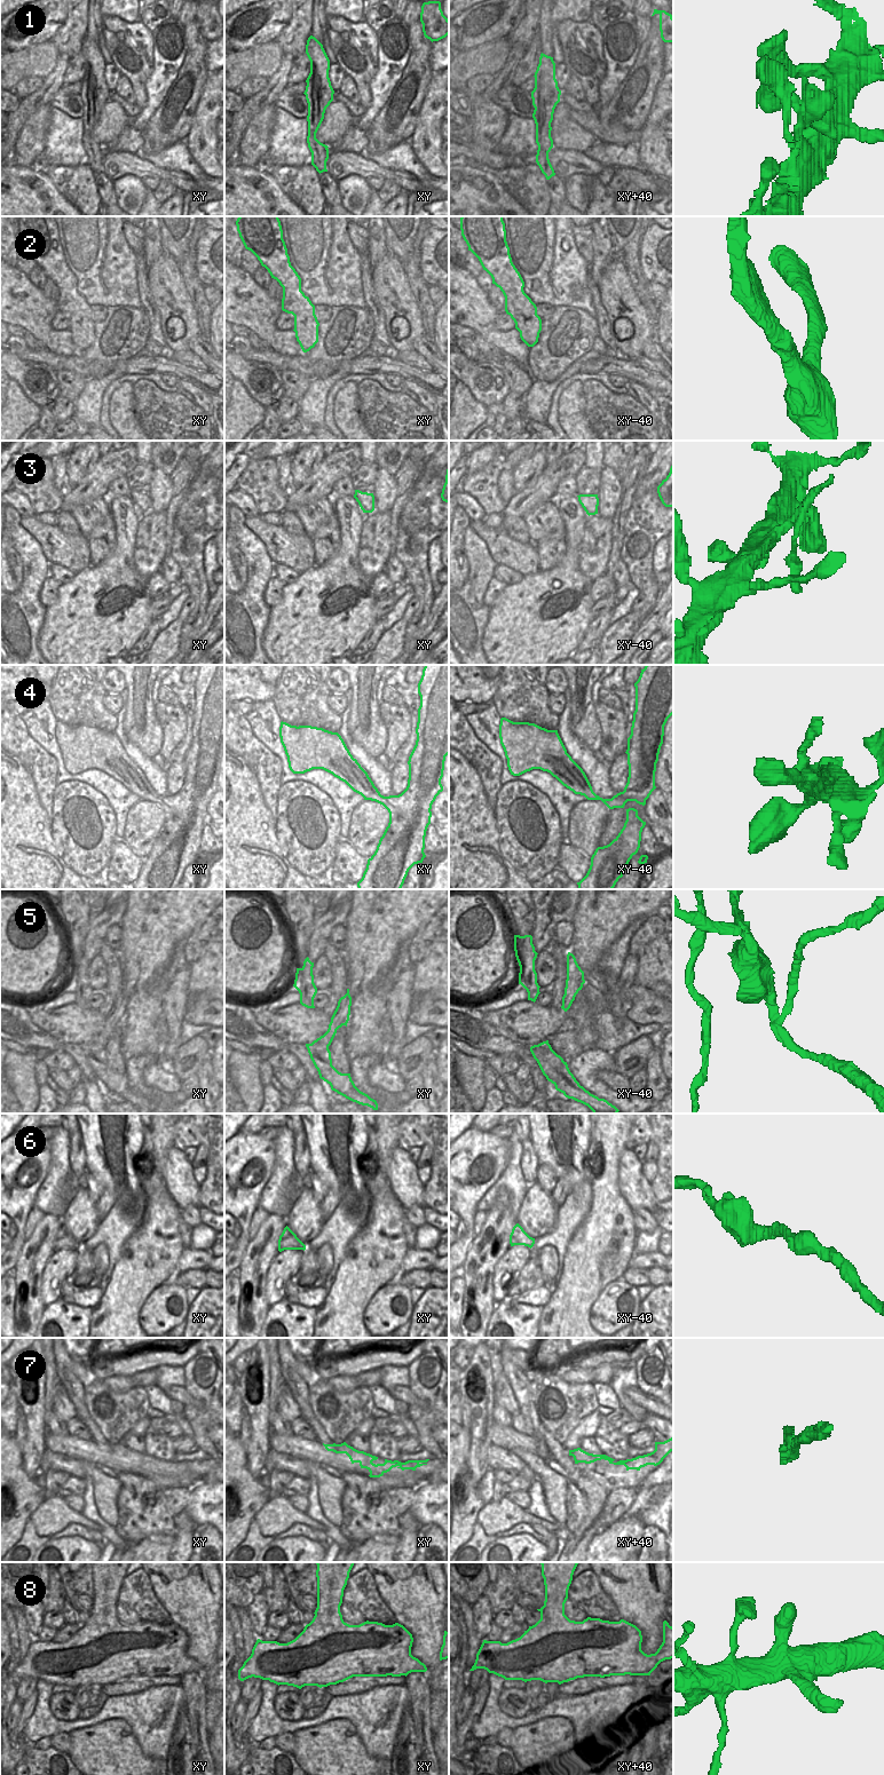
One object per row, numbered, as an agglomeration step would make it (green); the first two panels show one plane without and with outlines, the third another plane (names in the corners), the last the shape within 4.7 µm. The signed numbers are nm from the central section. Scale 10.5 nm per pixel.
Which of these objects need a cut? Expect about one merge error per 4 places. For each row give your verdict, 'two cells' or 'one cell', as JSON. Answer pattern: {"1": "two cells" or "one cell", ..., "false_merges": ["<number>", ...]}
{"1": "one cell", "2": "one cell", "3": "two cells", "4": "one cell", "5": "two cells", "6": "one cell", "7": "one cell", "8": "one cell", "false_merges": ["3", "5"]}

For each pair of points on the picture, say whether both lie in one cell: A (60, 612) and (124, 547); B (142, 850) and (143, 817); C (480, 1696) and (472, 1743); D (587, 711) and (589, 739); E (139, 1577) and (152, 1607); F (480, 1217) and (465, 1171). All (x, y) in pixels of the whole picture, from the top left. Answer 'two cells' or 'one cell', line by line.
A: one cell
B: one cell
C: two cells
D: one cell
E: one cell
F: two cells

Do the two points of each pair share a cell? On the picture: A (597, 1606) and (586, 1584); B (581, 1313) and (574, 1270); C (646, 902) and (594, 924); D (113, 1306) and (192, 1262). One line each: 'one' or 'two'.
A: one
B: one
C: one
D: two

